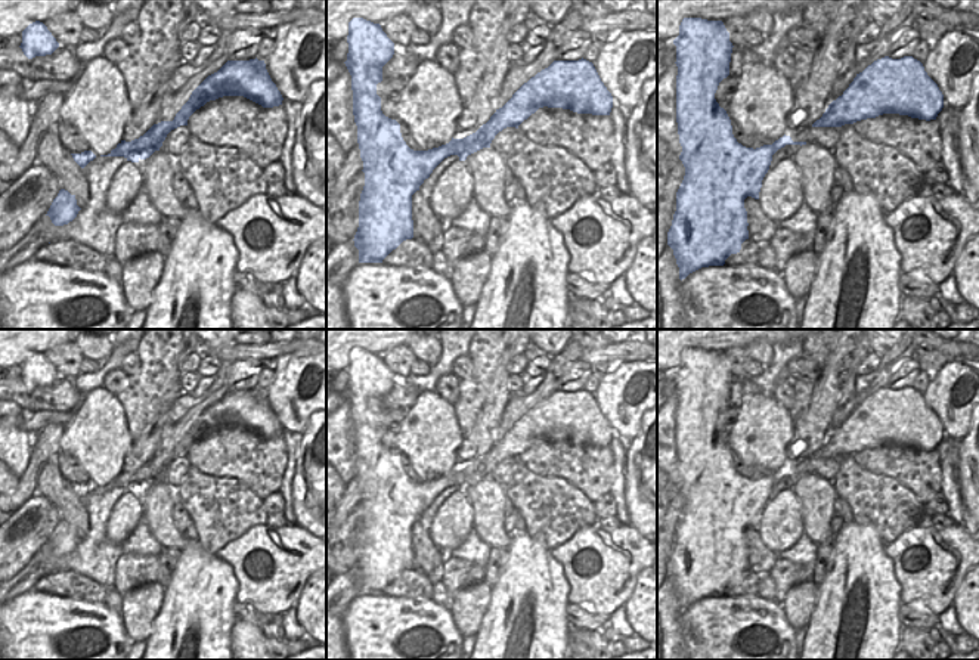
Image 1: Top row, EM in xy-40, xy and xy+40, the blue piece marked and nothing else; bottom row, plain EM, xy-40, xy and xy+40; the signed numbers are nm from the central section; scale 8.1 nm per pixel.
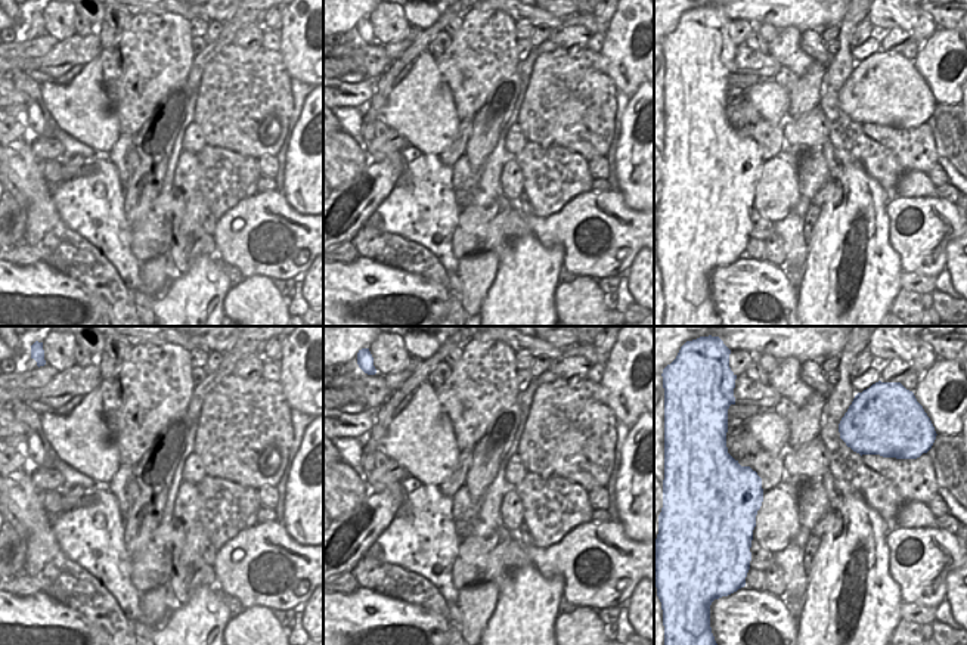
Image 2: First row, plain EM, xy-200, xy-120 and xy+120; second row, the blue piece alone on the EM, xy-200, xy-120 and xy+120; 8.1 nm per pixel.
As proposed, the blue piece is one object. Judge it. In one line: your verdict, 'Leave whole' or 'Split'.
Leave whole

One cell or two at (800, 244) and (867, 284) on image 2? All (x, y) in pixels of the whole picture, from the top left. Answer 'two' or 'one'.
two

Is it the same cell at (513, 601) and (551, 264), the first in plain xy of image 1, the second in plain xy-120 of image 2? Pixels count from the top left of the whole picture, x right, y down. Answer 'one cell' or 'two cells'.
one cell

